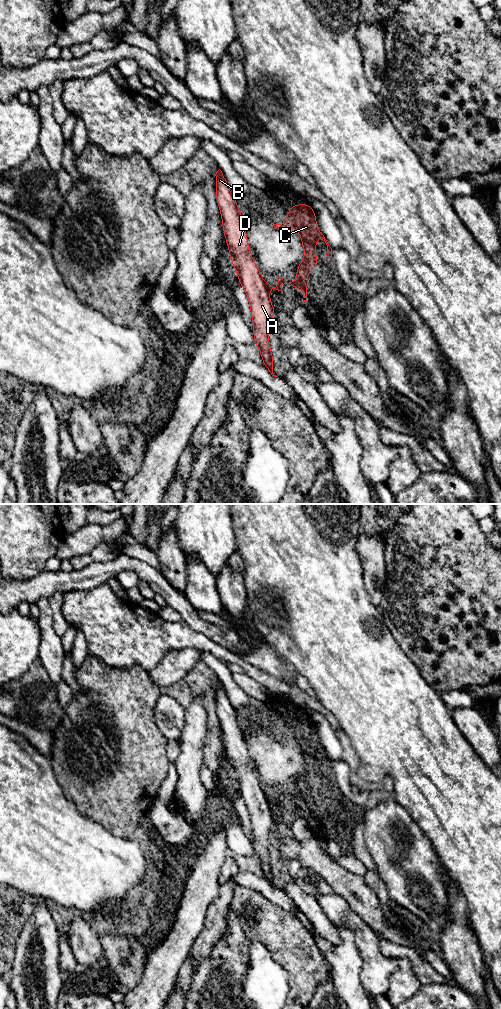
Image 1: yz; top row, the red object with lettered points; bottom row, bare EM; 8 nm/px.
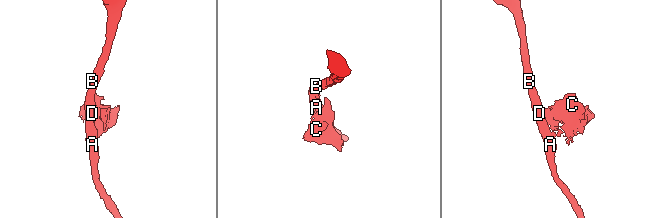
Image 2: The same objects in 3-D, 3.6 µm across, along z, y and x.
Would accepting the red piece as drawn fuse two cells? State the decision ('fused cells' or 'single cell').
fused cells

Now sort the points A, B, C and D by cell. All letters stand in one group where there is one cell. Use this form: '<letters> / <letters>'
A B D / C

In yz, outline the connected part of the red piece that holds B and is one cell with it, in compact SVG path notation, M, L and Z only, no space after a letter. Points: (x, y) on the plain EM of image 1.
M220 681L216 684L215 688L216 712L222 730L224 749L226 751L232 777L237 783L239 795L245 802L249 813L250 824L253 833L254 854L260 863L263 877L269 882L272 888L278 889L273 886L274 870L269 854L270 835L272 829L276 827L276 824L272 817L266 795L263 793L262 786L260 785L257 776L254 774L253 768L249 762L249 755L244 739L244 733L241 727L241 721L236 717L236 709L232 707L229 697Z

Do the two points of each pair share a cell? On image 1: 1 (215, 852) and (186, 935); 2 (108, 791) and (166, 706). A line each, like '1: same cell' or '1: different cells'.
1: same cell
2: different cells

